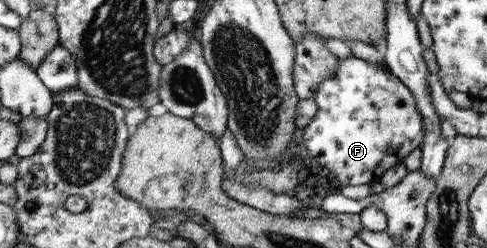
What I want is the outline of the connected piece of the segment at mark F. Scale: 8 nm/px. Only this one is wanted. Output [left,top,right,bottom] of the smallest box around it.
[301,55,426,188]

